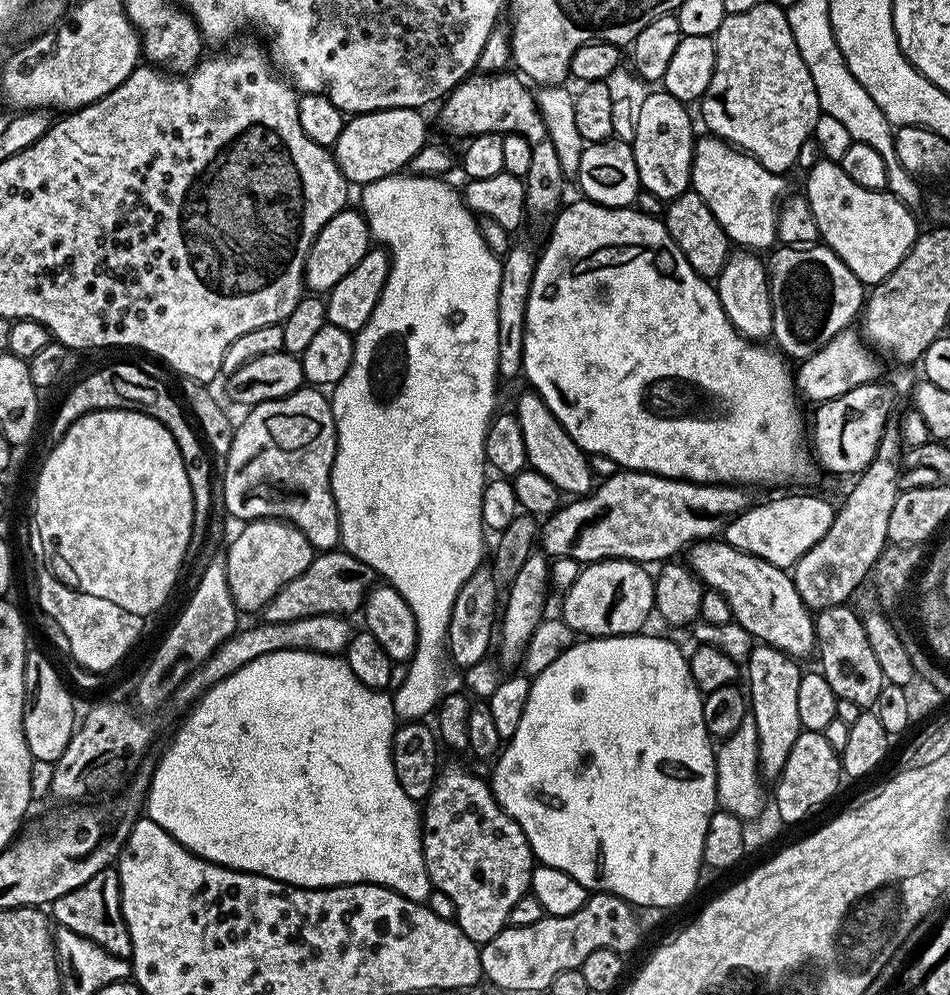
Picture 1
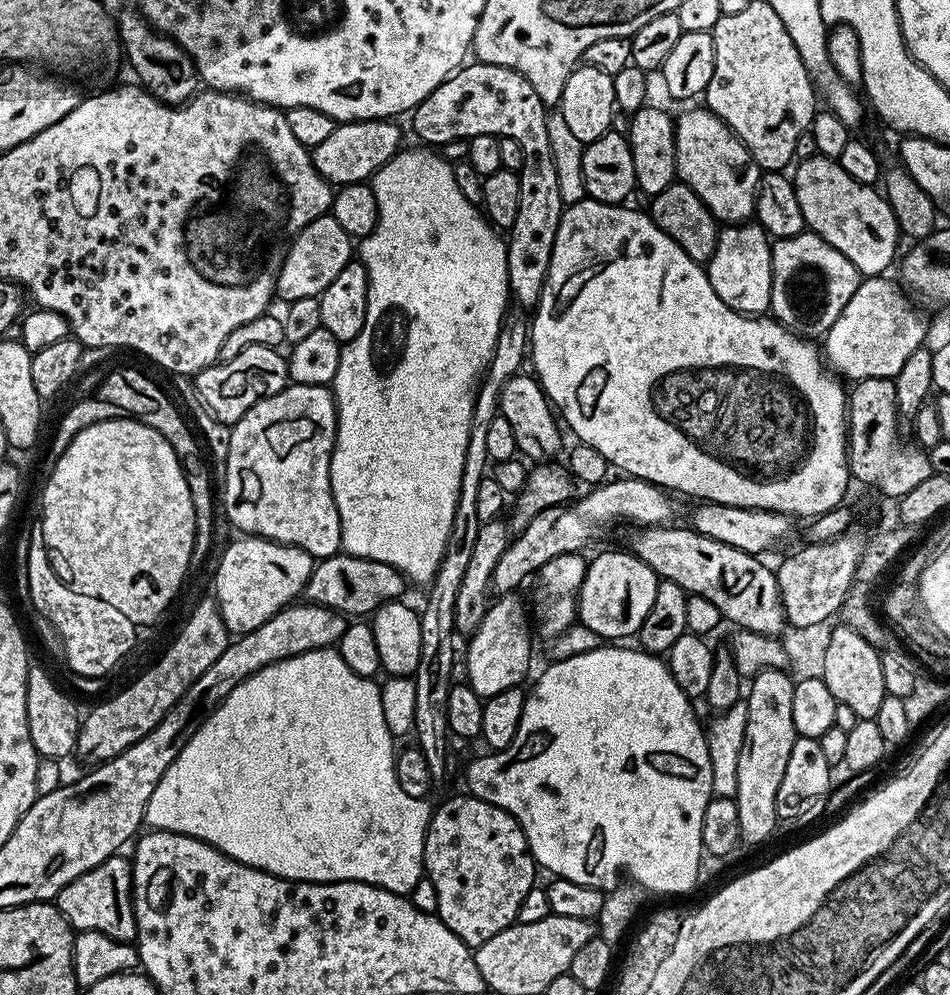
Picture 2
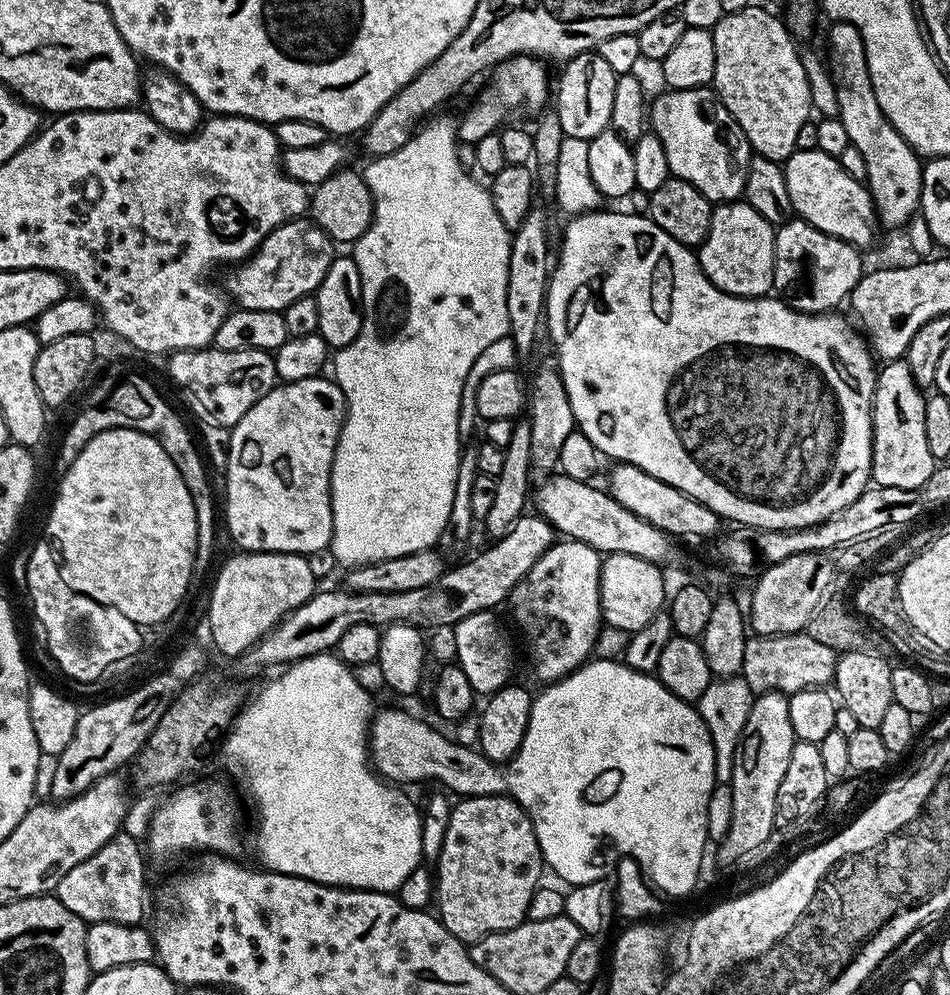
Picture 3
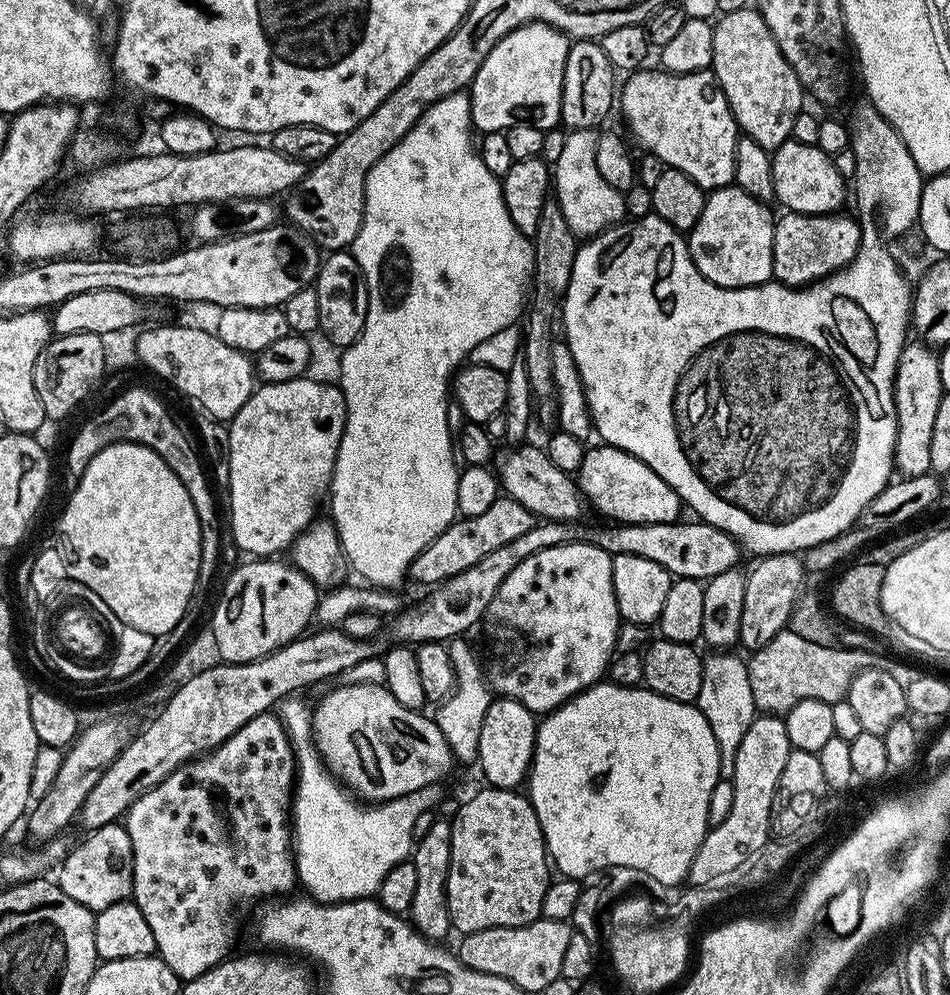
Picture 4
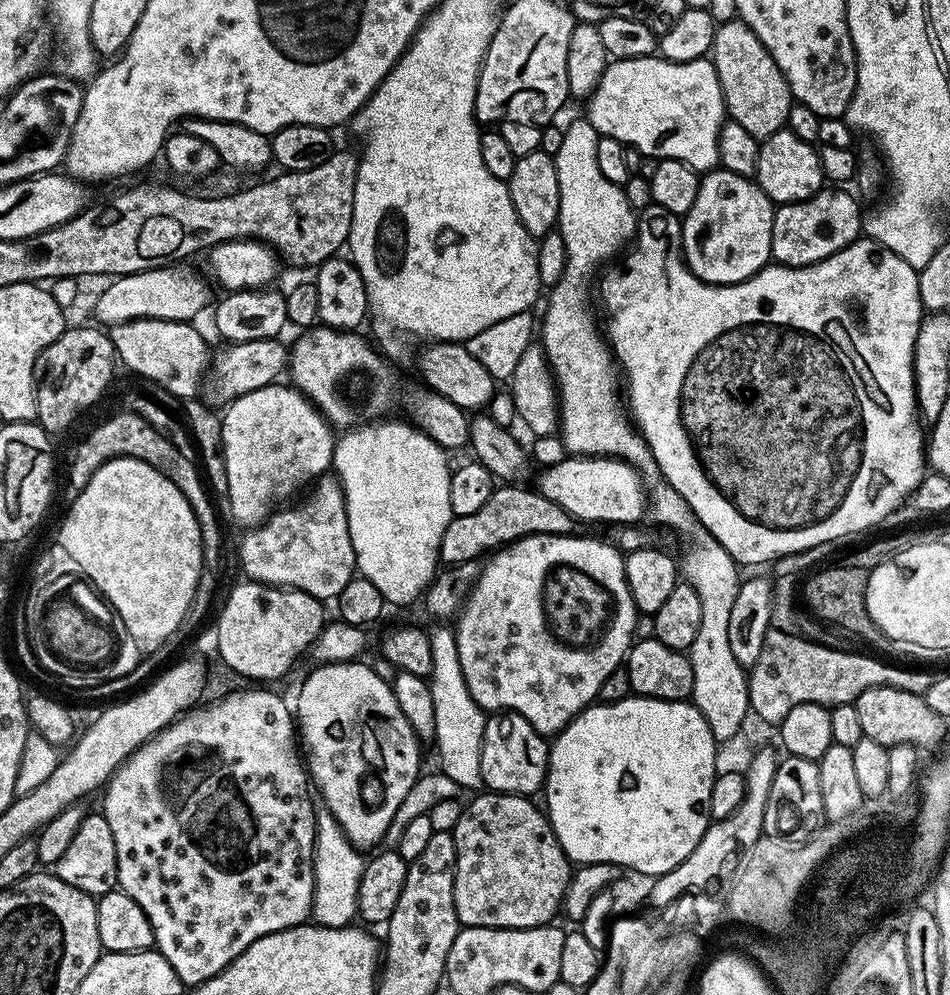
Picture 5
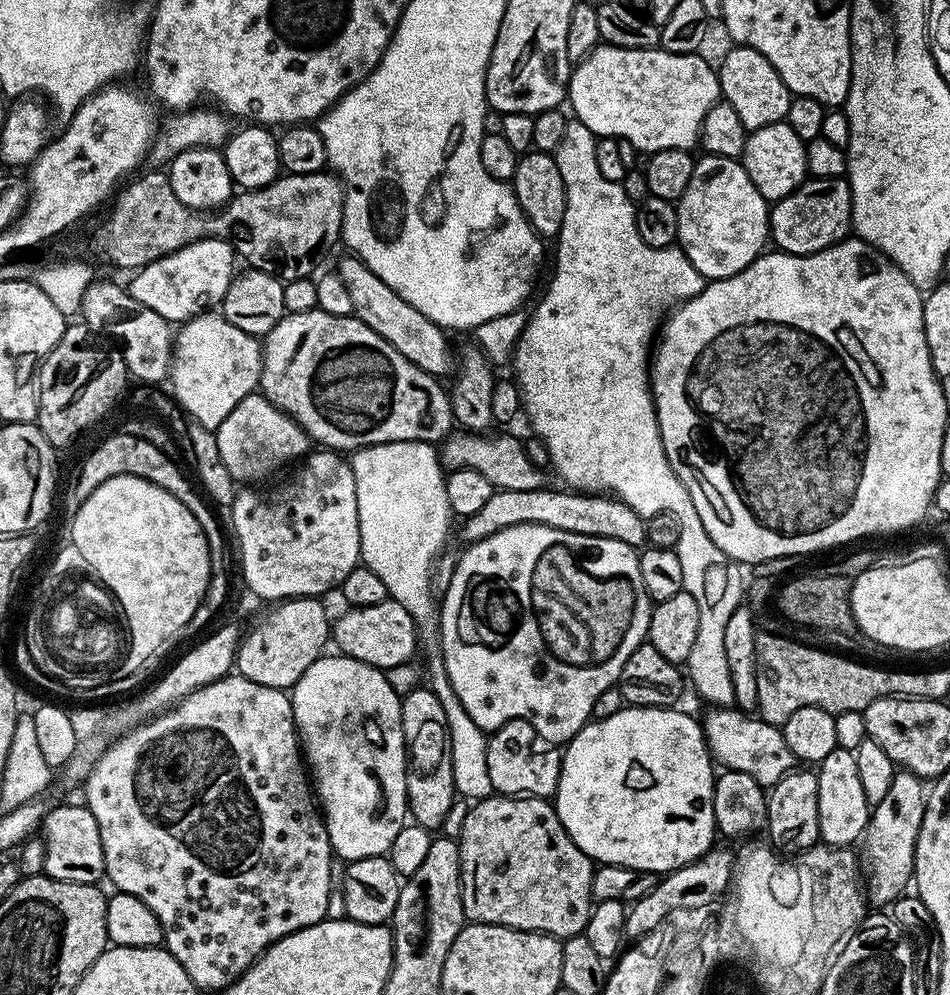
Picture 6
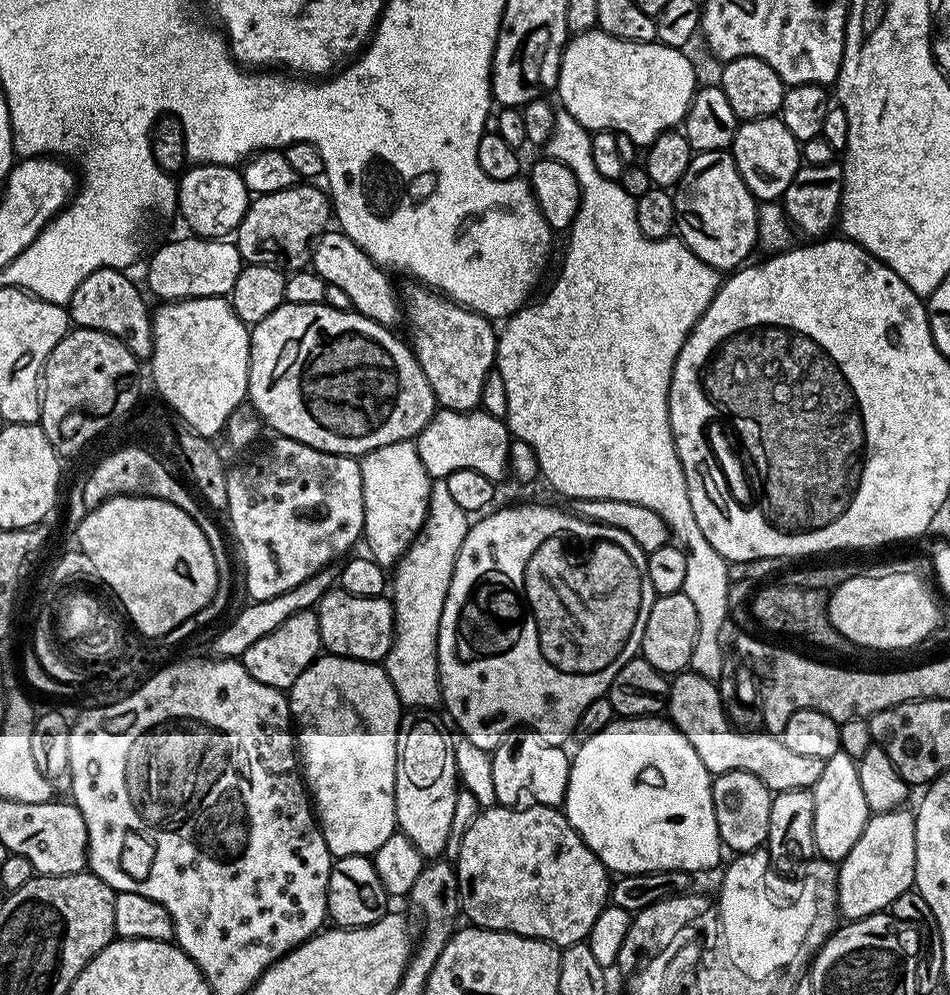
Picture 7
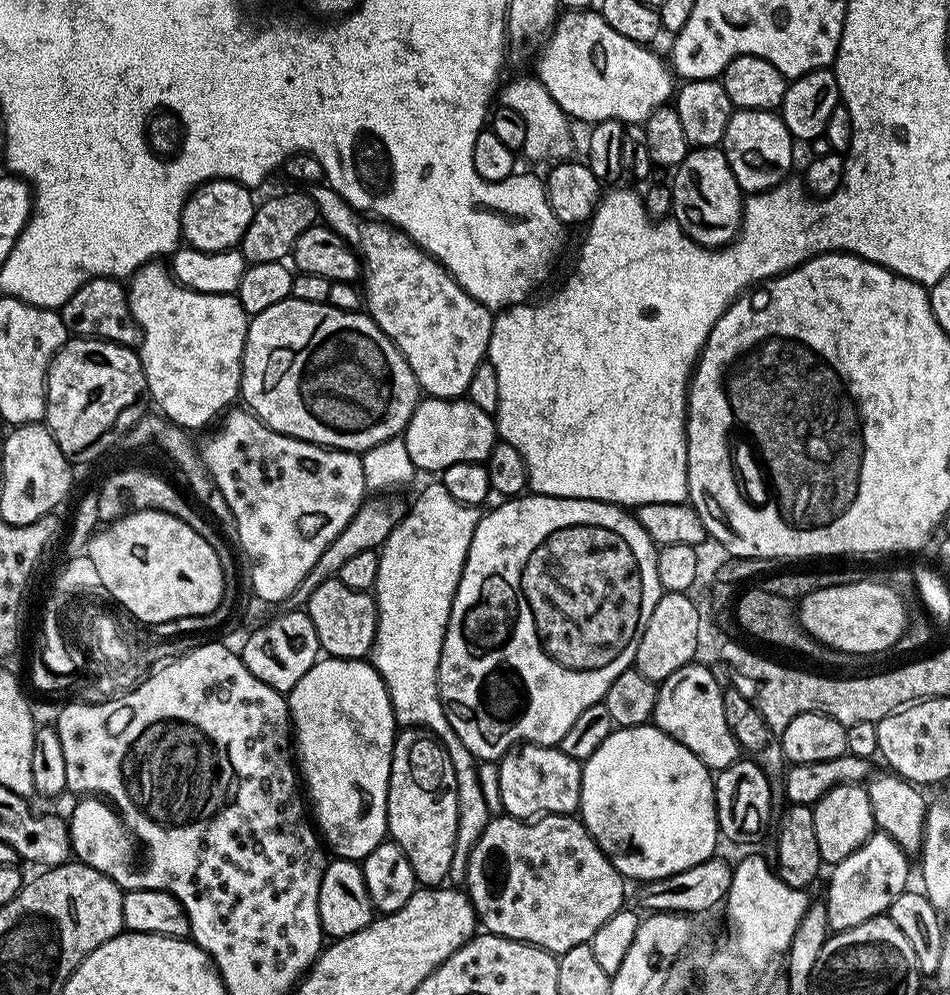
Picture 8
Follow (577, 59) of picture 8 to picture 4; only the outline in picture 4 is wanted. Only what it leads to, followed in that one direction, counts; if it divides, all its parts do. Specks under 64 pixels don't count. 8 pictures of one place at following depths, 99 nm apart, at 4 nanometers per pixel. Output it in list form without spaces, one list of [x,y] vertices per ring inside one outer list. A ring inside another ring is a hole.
[[[637,70],[627,77],[624,89],[618,92],[618,112],[624,115],[628,128],[632,131],[631,139],[644,147],[645,153],[657,156],[664,165],[682,170],[698,186],[705,190],[727,188],[736,179],[734,166],[736,165],[736,142],[738,129],[736,119],[732,117],[730,106],[722,94],[716,75],[712,71],[691,72],[678,74],[677,72],[644,72]]]

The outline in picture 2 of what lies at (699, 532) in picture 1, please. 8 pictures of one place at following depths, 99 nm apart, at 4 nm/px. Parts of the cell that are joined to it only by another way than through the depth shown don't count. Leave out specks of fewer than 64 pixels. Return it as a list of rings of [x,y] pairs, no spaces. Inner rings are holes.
[[[612,478],[593,487],[589,496],[581,495],[569,503],[542,510],[542,514],[538,514],[534,522],[530,522],[530,526],[526,526],[526,530],[509,543],[506,554],[498,558],[498,566],[494,566],[492,575],[493,589],[500,594],[517,591],[521,587],[519,584],[528,575],[529,579],[539,572],[546,562],[550,562],[550,558],[571,552],[583,553],[591,540],[598,539],[607,528],[623,520],[628,524],[636,524],[632,526],[664,526],[671,521],[668,519],[672,516],[673,497],[665,489],[651,484],[649,480],[620,479],[624,480]]]

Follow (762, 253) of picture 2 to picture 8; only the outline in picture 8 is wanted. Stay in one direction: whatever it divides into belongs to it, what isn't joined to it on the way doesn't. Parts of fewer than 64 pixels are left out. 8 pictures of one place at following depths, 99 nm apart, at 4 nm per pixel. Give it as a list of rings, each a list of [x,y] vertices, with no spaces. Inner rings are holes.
[[[723,147],[692,148],[688,157],[674,170],[676,176],[670,180],[672,190],[672,211],[680,229],[707,248],[722,248],[740,233],[740,223],[744,217],[745,197],[726,162]]]

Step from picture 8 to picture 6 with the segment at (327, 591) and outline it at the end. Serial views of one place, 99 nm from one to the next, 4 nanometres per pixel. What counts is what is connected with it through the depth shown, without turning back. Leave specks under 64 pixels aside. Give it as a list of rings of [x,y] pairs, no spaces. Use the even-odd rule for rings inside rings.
[[[394,599],[378,602],[378,606],[349,607],[340,617],[335,617],[330,636],[339,651],[358,662],[387,670],[409,663],[418,652],[418,629],[416,619]]]

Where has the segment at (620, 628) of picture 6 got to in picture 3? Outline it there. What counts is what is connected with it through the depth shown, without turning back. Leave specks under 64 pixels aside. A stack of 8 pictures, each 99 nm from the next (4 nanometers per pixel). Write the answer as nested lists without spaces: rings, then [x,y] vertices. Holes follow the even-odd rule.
[[[561,539],[534,562],[534,566],[514,586],[510,597],[512,604],[512,620],[520,627],[524,635],[524,648],[532,659],[532,668],[536,676],[543,682],[555,682],[570,675],[582,665],[589,663],[590,657],[596,651],[596,639],[602,627],[600,614],[600,565],[601,553],[595,552],[581,540]]]

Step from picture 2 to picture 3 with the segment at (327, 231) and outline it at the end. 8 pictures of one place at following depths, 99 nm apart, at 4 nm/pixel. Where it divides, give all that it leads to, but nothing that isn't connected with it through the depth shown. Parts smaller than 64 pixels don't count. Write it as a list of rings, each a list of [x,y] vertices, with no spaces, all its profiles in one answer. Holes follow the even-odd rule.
[[[308,218],[287,220],[278,226],[260,247],[239,265],[237,272],[228,276],[228,288],[235,302],[242,308],[283,312],[290,302],[311,296],[326,278],[334,259],[334,242]]]

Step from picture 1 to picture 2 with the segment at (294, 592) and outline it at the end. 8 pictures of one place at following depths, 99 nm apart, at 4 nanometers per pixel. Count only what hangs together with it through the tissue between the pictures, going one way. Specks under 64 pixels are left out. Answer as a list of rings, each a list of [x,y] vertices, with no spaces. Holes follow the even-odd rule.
[[[337,554],[323,557],[313,567],[302,596],[309,604],[321,604],[345,618],[368,618],[383,604],[401,599],[406,577],[394,566],[361,556]]]

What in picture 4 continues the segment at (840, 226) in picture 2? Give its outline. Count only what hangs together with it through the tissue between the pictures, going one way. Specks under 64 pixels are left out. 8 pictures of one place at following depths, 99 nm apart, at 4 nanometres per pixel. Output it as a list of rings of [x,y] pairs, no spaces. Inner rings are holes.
[[[791,138],[782,146],[778,146],[771,153],[772,157],[772,177],[774,178],[774,190],[776,200],[784,203],[783,206],[790,212],[805,212],[811,216],[823,216],[825,214],[836,214],[841,211],[844,204],[844,184],[845,177],[841,176],[836,168],[836,161],[831,156],[814,144],[803,144]]]

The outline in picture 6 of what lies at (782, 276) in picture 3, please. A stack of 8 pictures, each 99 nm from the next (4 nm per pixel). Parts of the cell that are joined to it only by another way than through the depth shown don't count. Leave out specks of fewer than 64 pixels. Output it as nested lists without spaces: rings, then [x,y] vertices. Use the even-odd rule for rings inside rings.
[[[809,178],[796,187],[789,196],[771,205],[768,227],[771,243],[781,252],[805,256],[826,250],[831,244],[839,244],[841,240],[849,239],[852,232],[852,188],[844,178],[818,178],[817,180]]]

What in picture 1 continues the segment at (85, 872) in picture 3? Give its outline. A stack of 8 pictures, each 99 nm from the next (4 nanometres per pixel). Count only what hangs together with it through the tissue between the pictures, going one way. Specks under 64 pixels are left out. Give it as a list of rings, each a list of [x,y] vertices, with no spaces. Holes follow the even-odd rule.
[[[115,867],[102,869],[90,878],[90,882],[78,886],[78,890],[70,890],[70,894],[62,894],[62,898],[52,901],[50,916],[59,927],[74,930],[74,934],[82,934],[82,938],[90,938],[90,942],[102,946],[110,954],[125,958],[132,955],[130,934],[120,909],[120,879]]]

